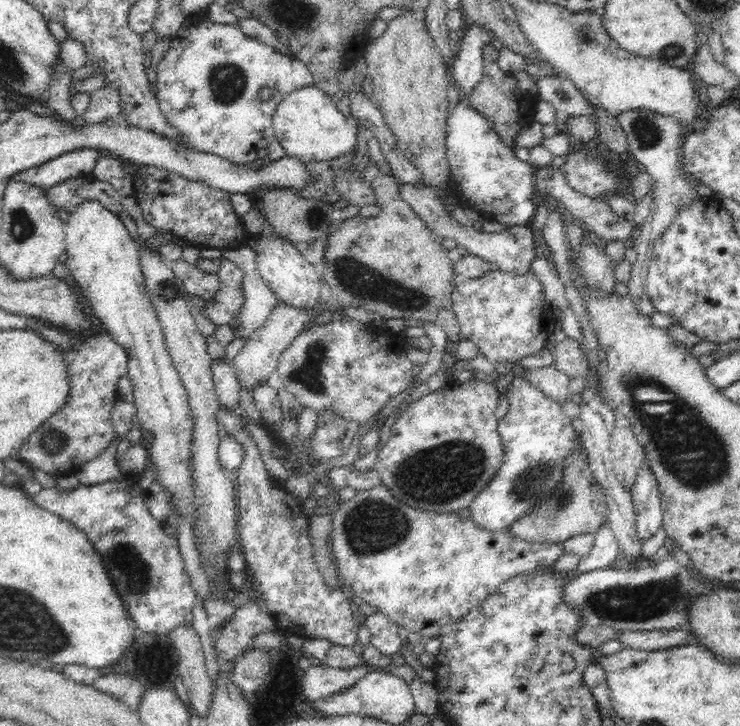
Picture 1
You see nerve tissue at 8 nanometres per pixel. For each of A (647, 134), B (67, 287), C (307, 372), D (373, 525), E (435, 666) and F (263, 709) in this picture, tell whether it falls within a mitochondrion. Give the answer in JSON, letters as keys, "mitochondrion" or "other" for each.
{"A":"mitochondrion","B":"other","C":"mitochondrion","D":"mitochondrion","E":"other","F":"other"}

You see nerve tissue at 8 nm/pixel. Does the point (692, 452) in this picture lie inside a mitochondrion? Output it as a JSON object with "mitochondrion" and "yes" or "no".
{"mitochondrion":"yes"}

